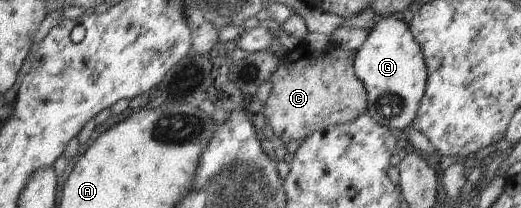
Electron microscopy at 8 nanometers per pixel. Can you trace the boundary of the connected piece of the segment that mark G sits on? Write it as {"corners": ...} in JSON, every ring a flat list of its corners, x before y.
{"corners":[[386,16,382,18,369,31,366,41,355,53,355,74,365,85,368,94,368,105,365,113,381,126,388,127,391,131,404,133,404,129,411,127,411,123,416,119,420,102,425,94,427,84,427,67,423,58,422,50,418,42,412,37,412,32,403,20]]}

